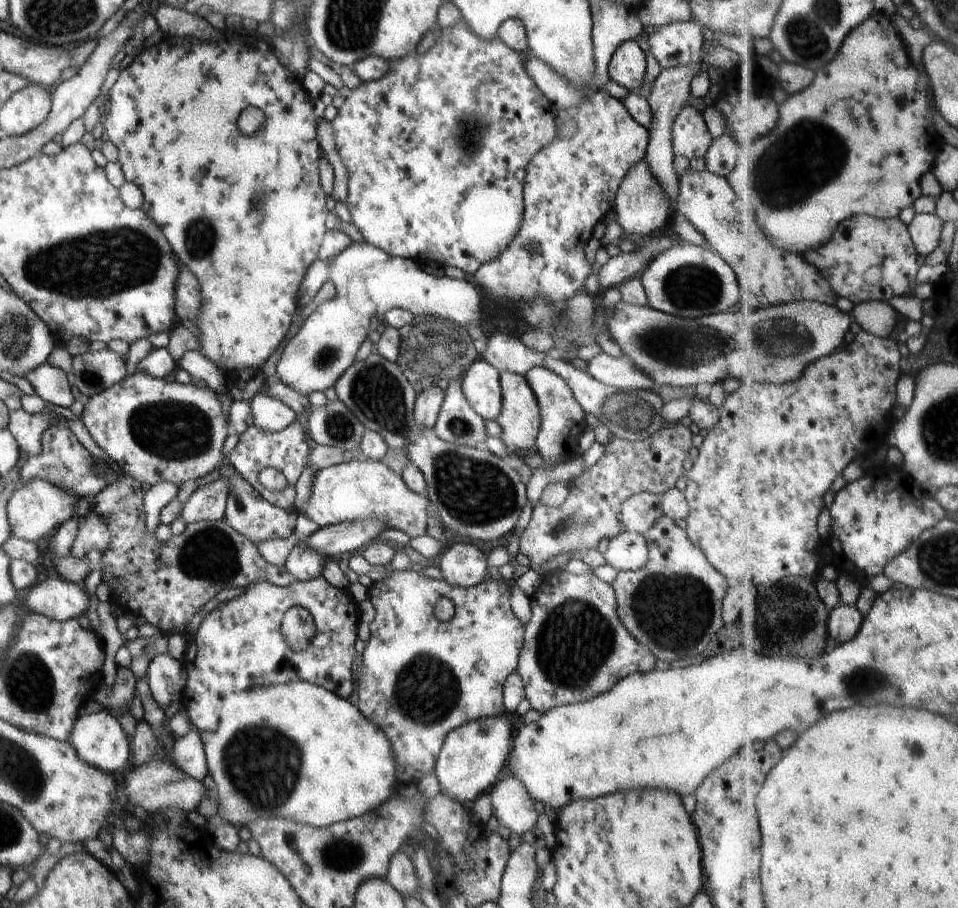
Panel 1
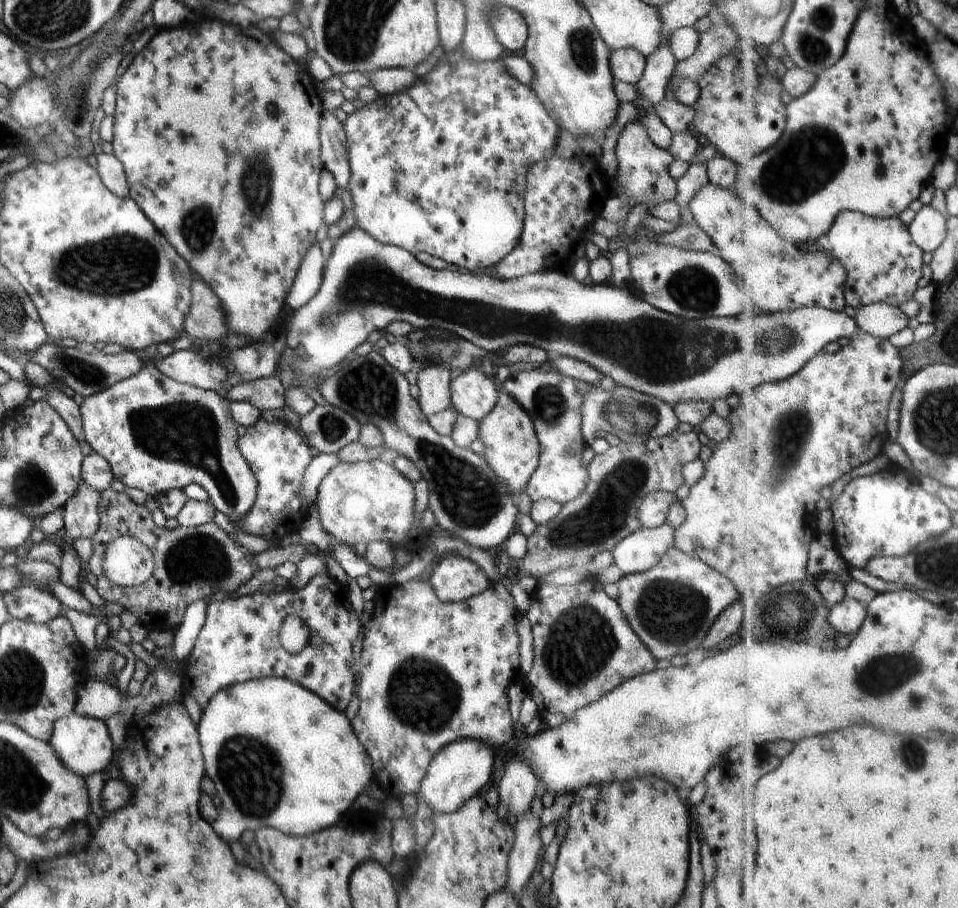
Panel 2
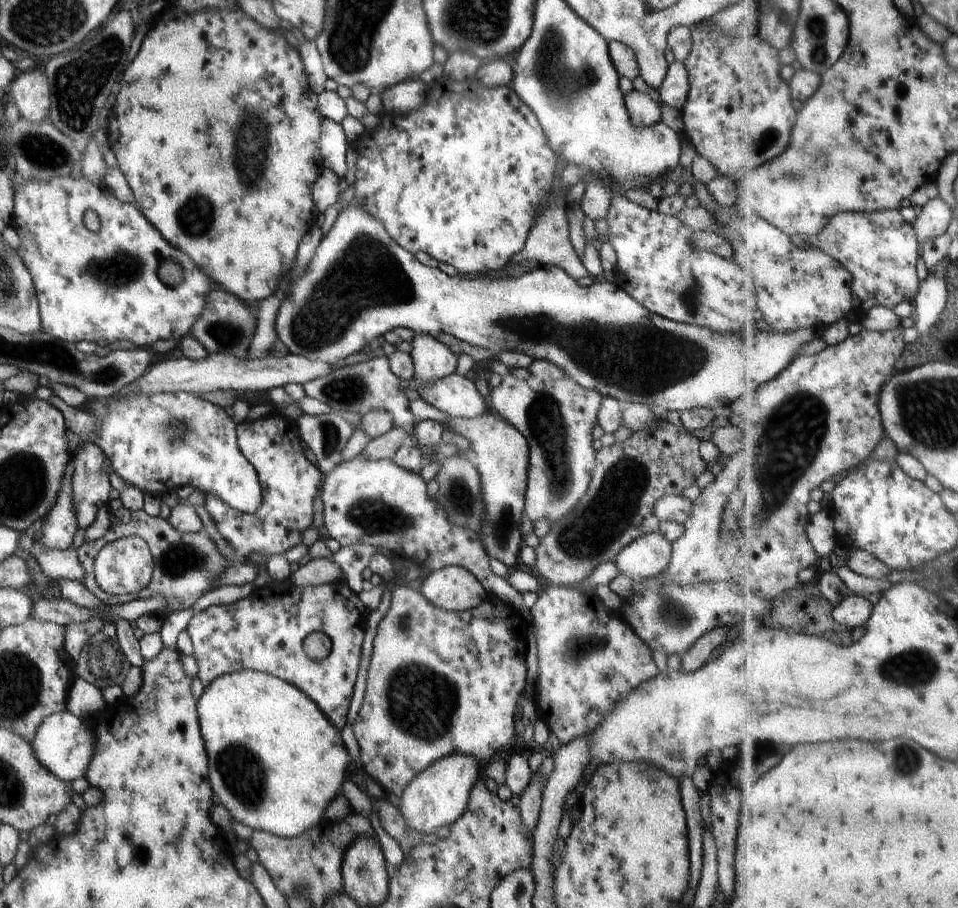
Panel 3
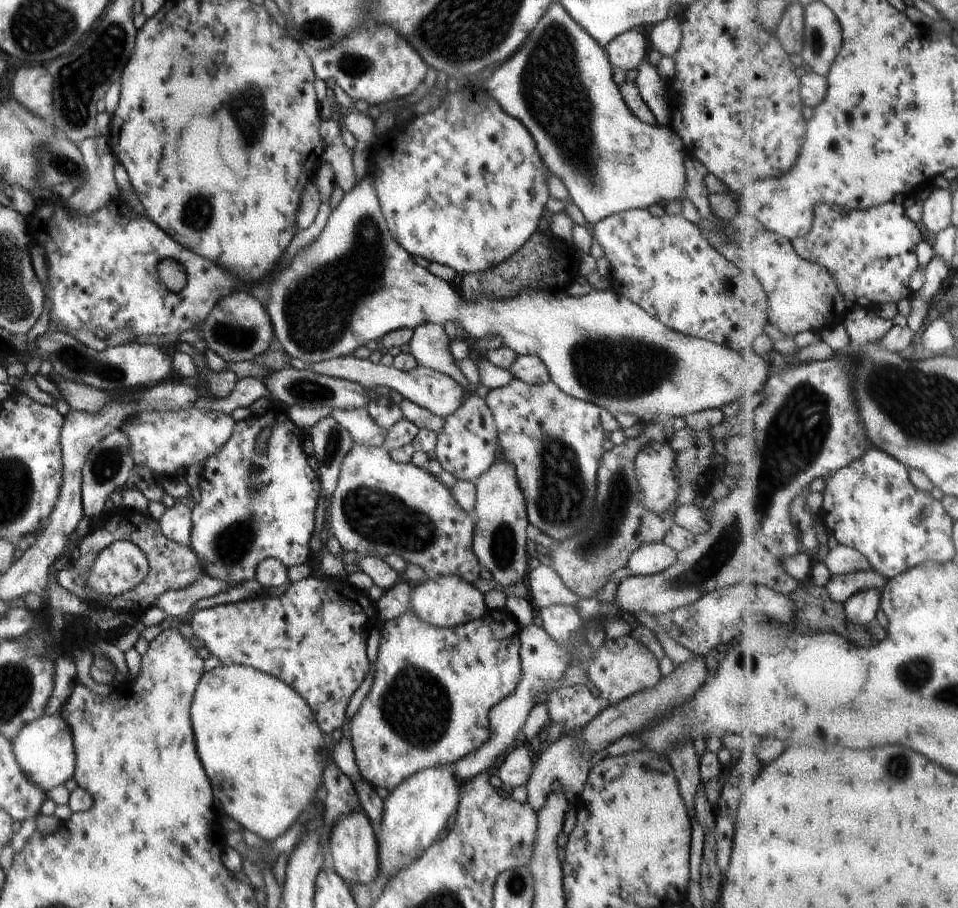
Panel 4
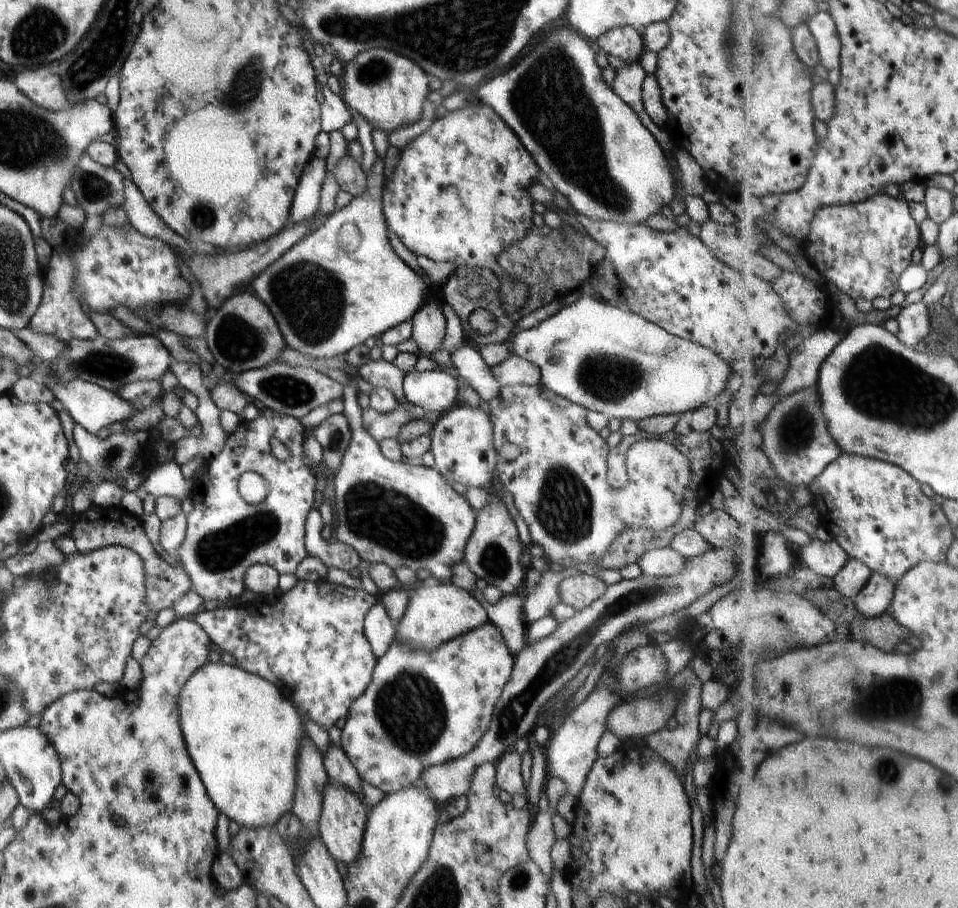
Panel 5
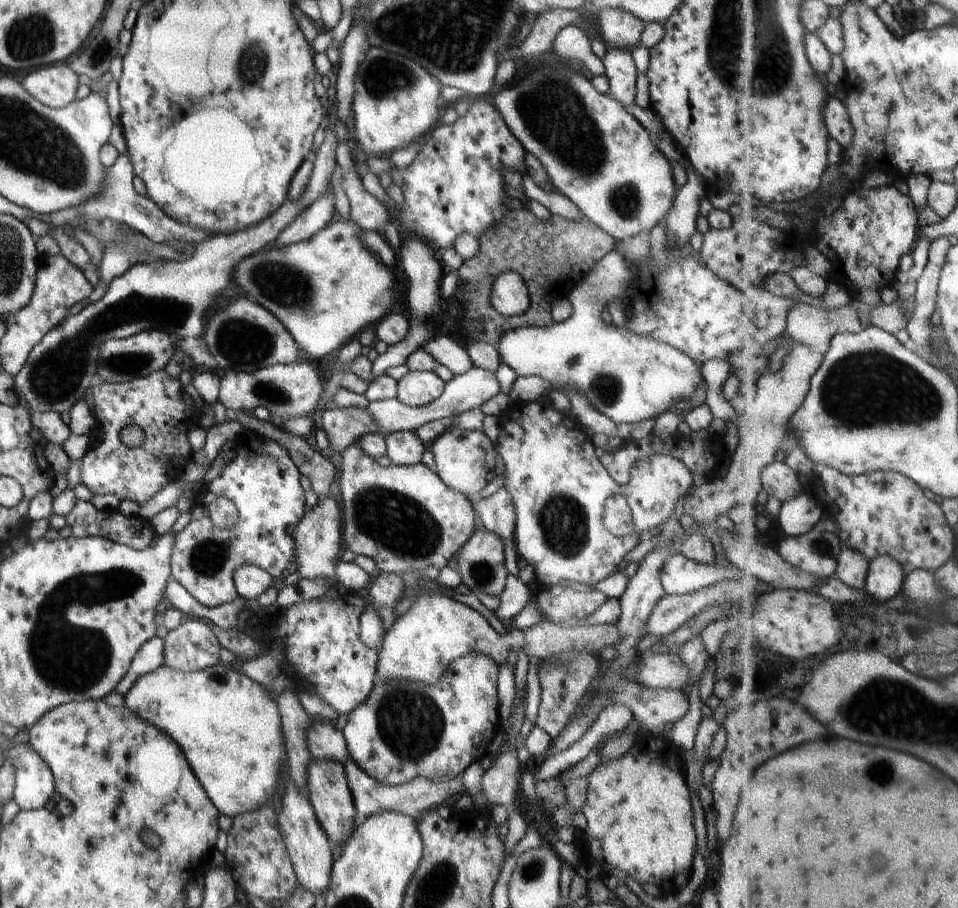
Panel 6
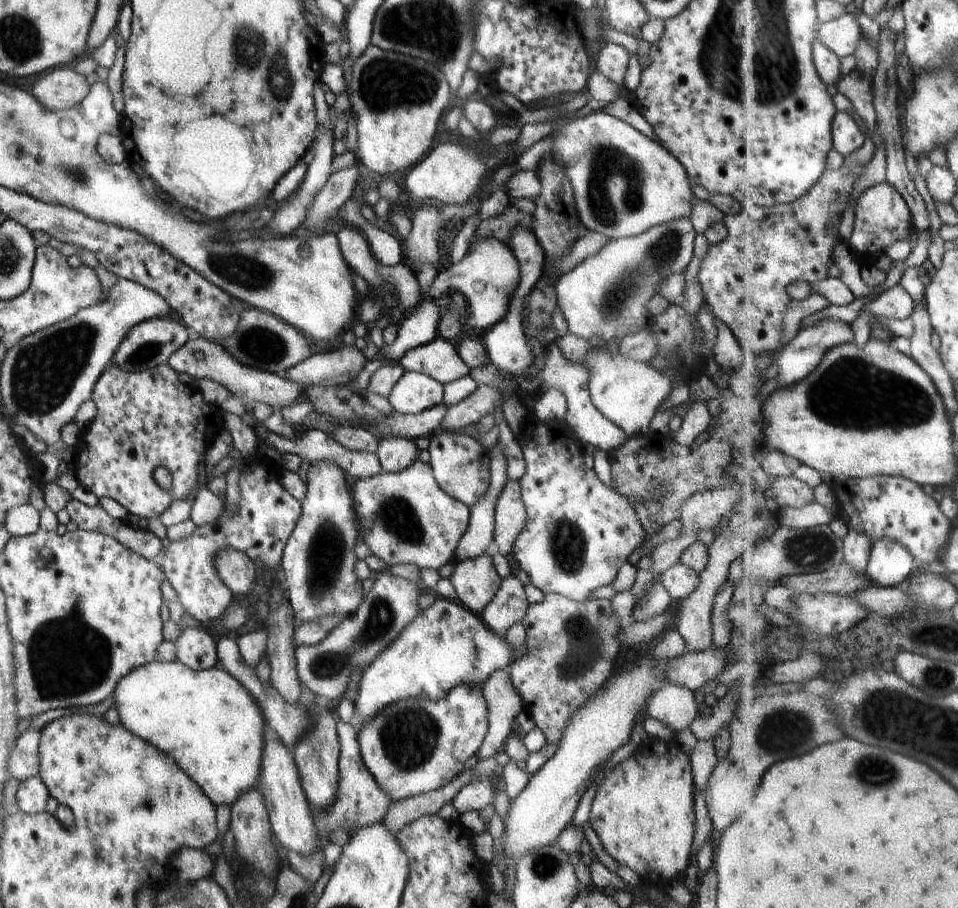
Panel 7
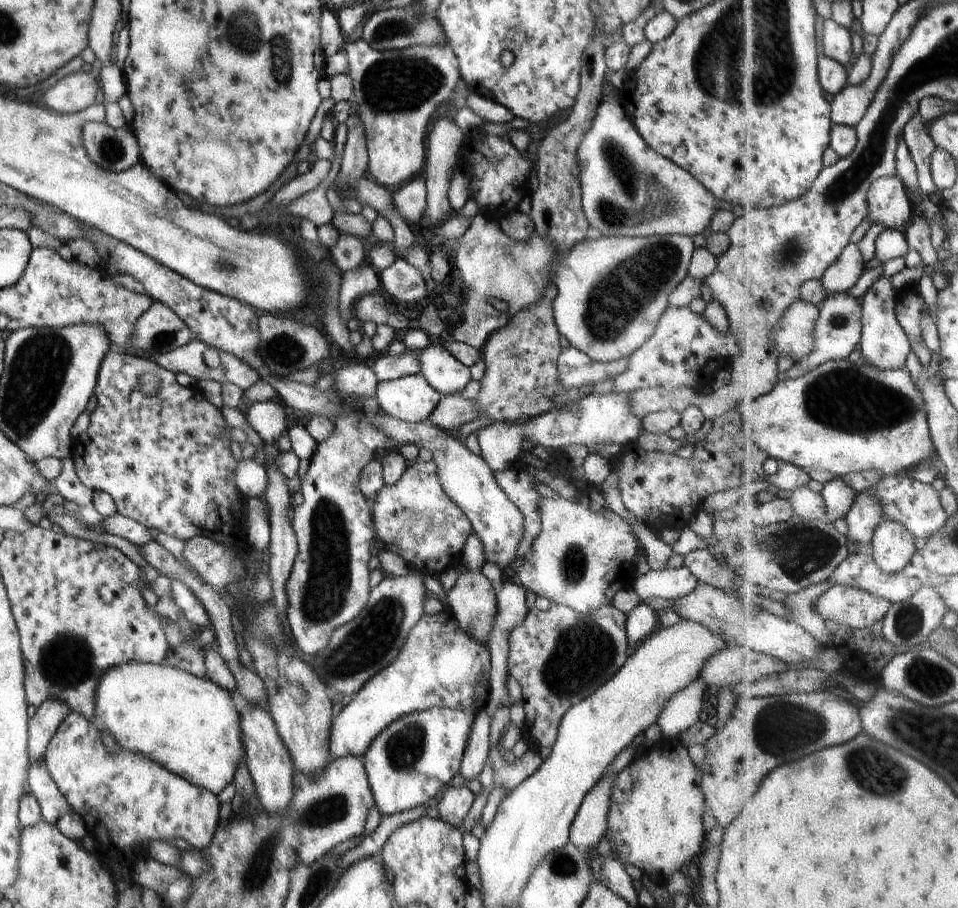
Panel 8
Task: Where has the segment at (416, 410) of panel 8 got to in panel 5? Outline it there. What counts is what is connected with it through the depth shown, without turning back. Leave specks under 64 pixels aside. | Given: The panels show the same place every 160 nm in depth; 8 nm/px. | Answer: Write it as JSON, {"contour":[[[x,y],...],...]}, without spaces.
{"contour":[[[440,369],[406,373],[403,392],[408,403],[439,415],[459,403],[458,379]]]}

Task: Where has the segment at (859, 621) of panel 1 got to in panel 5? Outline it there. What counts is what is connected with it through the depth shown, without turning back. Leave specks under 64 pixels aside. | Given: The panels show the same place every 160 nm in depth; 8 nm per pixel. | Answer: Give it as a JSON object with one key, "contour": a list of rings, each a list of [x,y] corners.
{"contour":[[[873,574],[868,585],[853,598],[856,609],[870,618],[880,618],[891,609],[897,583],[882,574]]]}

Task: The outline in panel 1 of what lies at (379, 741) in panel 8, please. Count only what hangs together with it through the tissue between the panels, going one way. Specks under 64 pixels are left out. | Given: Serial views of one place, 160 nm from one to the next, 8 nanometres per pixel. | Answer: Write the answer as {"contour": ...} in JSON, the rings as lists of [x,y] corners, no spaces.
{"contour":[[[388,566],[386,568],[380,569],[380,571],[381,570],[382,573],[392,573],[392,576],[390,576],[390,578],[388,579],[384,579],[379,582],[374,581],[367,590],[368,599],[370,600],[370,602],[372,602],[375,608],[375,618],[369,624],[370,639],[366,644],[363,653],[361,654],[361,665],[359,666],[359,672],[357,673],[357,678],[356,678],[355,694],[358,695],[358,703],[356,704],[356,706],[358,707],[360,714],[364,715],[364,718],[367,718],[369,721],[372,721],[377,727],[379,727],[379,729],[384,733],[384,736],[388,739],[388,742],[390,743],[390,746],[392,748],[391,751],[396,756],[395,782],[398,783],[400,789],[403,789],[404,787],[410,786],[411,784],[417,784],[420,780],[422,780],[422,778],[424,778],[427,774],[430,774],[430,772],[432,772],[432,769],[435,767],[436,764],[437,756],[441,751],[445,736],[452,729],[457,729],[458,727],[461,727],[464,723],[478,721],[481,718],[500,717],[504,715],[506,711],[503,705],[504,681],[508,678],[508,676],[510,676],[510,674],[512,674],[517,669],[519,654],[521,648],[523,647],[523,636],[525,633],[525,626],[518,620],[518,618],[516,618],[516,615],[512,612],[512,607],[510,602],[511,588],[507,587],[508,585],[507,582],[503,580],[496,581],[493,579],[487,579],[482,581],[478,587],[468,587],[467,589],[463,589],[460,587],[450,586],[446,581],[442,579],[437,580],[437,579],[430,579],[424,577],[422,574],[412,571],[410,569],[406,569],[405,571],[393,571],[392,568]]]}

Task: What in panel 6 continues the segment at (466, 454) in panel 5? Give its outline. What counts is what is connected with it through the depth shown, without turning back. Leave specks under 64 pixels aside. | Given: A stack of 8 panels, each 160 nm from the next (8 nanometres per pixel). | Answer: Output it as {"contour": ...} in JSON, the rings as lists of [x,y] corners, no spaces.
{"contour":[[[456,421],[444,434],[438,436],[432,444],[434,453],[434,470],[438,477],[448,486],[470,499],[480,492],[489,482],[498,477],[496,473],[495,445],[480,430],[464,430],[457,426]]]}

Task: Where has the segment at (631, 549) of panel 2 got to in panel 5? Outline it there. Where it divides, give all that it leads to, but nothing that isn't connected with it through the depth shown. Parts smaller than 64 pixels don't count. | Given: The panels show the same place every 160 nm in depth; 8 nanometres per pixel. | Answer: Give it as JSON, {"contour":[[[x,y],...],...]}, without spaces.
{"contour":[[[660,548],[647,551],[636,564],[643,575],[650,577],[668,577],[680,574],[684,570],[685,559],[672,548]]]}

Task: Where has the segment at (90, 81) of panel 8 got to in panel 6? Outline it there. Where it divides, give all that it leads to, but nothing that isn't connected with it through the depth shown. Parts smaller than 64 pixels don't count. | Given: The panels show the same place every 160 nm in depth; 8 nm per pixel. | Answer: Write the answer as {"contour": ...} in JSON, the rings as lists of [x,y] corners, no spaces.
{"contour":[[[50,64],[30,72],[20,82],[37,102],[57,110],[77,100],[79,77],[66,64]]]}

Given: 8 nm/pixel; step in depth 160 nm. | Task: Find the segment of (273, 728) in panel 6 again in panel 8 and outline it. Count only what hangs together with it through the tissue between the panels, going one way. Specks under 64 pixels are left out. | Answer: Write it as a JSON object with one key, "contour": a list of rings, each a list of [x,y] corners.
{"contour":[[[128,662],[108,670],[98,682],[96,714],[92,716],[91,722],[100,733],[108,730],[116,738],[119,747],[160,762],[166,770],[216,796],[232,784],[236,766],[240,766],[245,758],[240,712],[234,705],[232,692],[218,686],[208,676],[196,678],[194,674],[174,668],[168,662],[161,665]]]}

